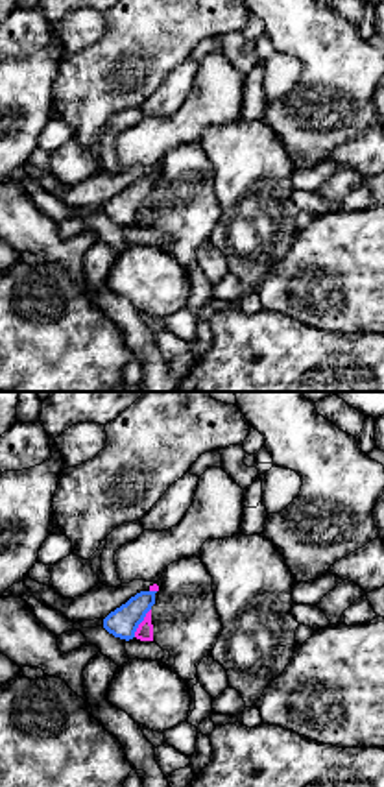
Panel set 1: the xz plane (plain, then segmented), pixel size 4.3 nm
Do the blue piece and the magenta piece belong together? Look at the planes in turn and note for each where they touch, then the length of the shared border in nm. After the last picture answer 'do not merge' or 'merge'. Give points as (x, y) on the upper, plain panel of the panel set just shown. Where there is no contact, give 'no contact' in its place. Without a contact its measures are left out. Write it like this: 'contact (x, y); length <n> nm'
contact (141, 207); length 150 nm

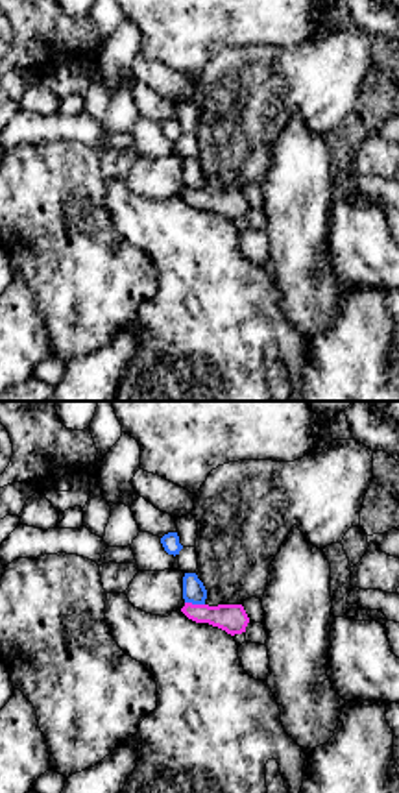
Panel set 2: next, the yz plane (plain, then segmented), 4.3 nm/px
contact (194, 189); length 90 nm

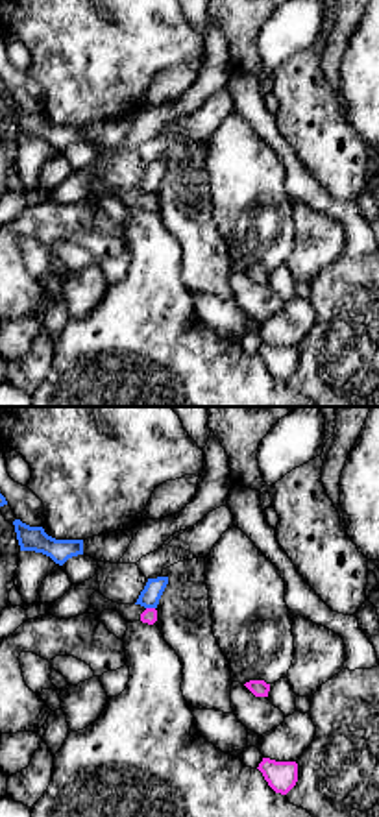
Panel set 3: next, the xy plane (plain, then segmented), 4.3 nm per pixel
contact (150, 193); length 40 nm

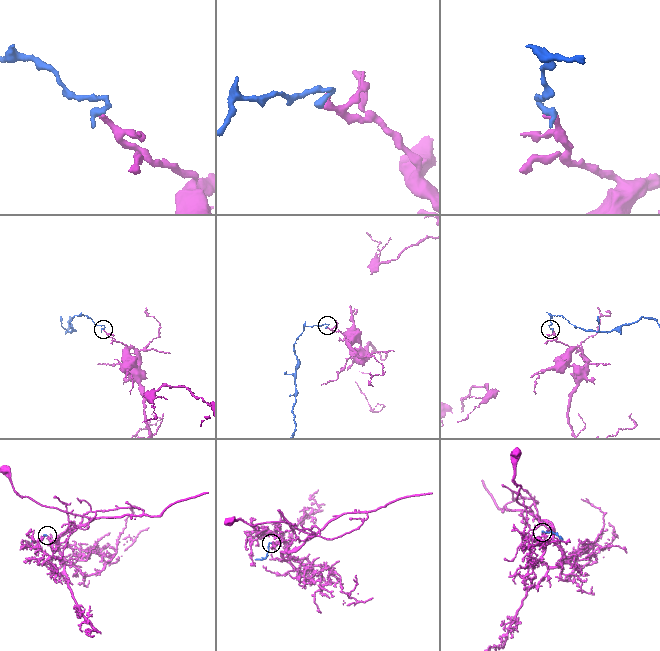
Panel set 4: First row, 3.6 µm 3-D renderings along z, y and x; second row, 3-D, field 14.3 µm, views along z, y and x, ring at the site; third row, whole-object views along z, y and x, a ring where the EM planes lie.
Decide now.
do not merge

